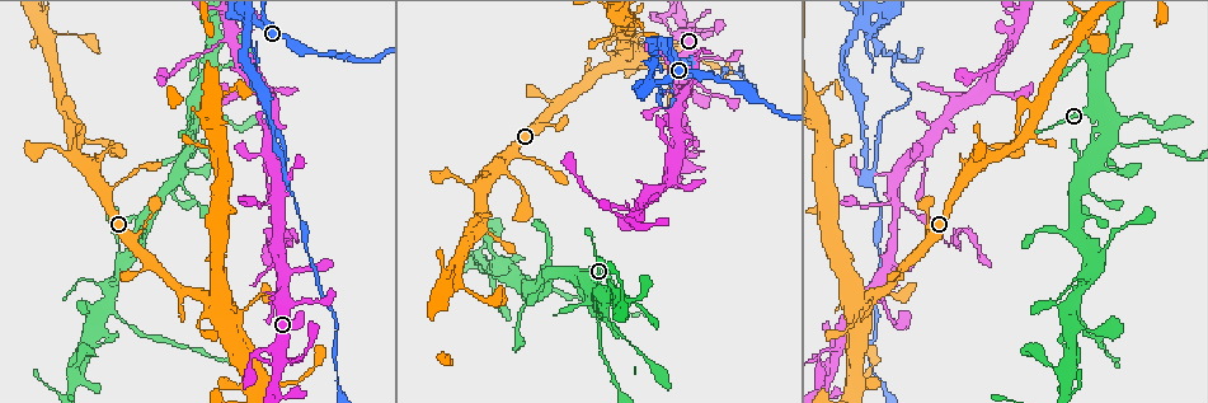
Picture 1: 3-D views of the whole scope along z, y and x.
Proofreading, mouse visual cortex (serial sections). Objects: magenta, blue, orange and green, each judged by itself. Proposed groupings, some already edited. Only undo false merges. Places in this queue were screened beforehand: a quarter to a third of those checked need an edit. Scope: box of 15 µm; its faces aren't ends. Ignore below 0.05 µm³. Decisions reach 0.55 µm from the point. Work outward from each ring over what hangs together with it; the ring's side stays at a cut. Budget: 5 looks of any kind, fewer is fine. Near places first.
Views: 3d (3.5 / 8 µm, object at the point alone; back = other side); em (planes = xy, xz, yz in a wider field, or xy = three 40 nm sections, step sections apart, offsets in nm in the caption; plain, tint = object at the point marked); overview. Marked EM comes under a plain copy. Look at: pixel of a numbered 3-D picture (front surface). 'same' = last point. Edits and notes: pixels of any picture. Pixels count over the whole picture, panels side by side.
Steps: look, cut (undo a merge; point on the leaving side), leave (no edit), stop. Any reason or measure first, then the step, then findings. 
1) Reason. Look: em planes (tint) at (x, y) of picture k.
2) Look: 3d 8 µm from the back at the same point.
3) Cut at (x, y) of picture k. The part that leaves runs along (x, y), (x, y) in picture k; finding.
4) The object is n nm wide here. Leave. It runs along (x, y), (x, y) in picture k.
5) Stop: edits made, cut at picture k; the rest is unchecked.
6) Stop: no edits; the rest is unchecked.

Sharp bend. Look: 3d 3.5 µm at (554, 123) of picture 1.

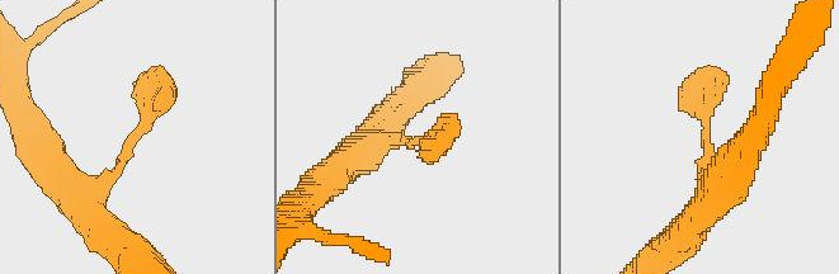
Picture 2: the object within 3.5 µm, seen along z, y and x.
Look: em xy step 2 (tint) at (134, 140) of picture 2.

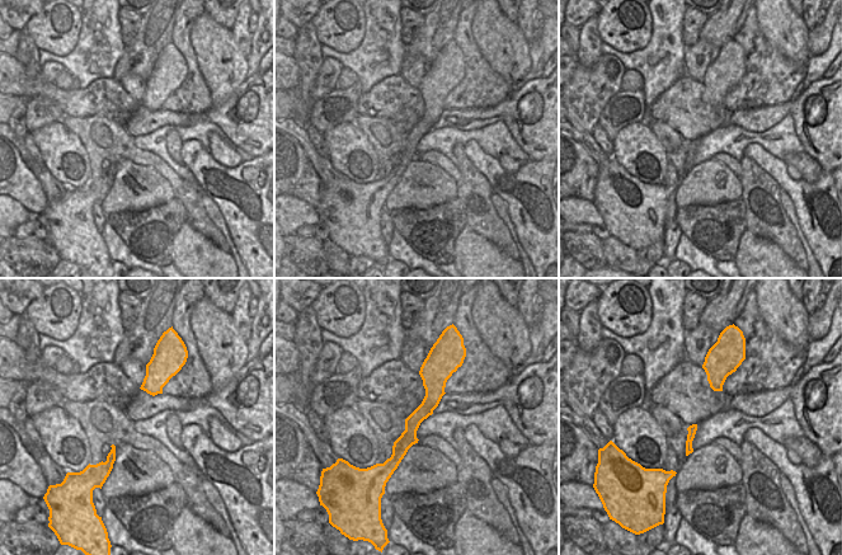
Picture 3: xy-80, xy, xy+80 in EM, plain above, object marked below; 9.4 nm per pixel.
The object is 150 nm wide here. Leave. It runs along (74, 193), (121, 165), (164, 67) in picture 2; all the same cell.

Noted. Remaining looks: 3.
Thick turns thin. Look: 3d 8 µm at (679, 50) of picture 1.

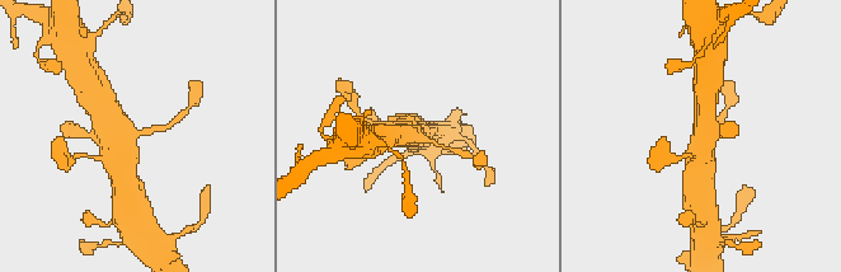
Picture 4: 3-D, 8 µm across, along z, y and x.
Look: em xy step 1 (tint) at (420, 135) of picture 4.

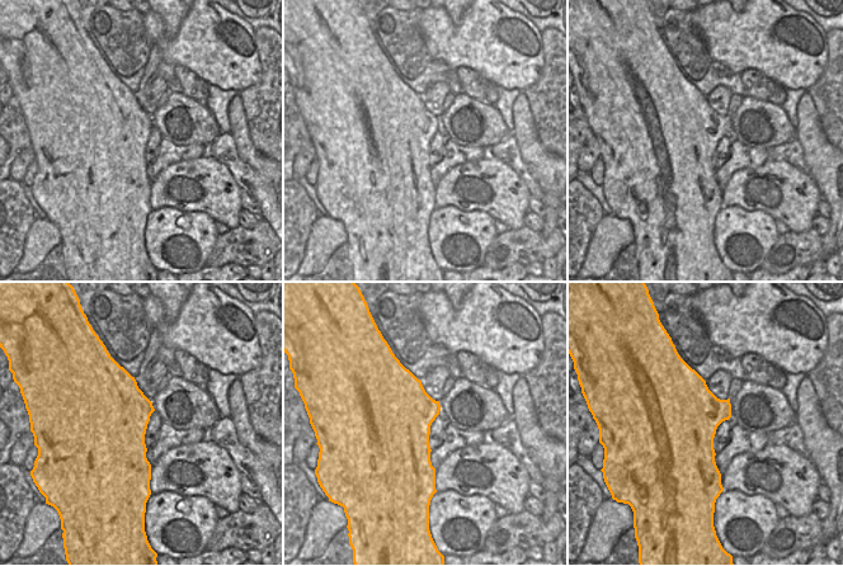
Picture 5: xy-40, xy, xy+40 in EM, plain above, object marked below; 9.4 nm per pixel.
Leave. It runs along (109, 109), (126, 132), (168, 127) in picture 4; continuous, no second cell.

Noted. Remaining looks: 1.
Stop: no edits; the rest is unchecked.

